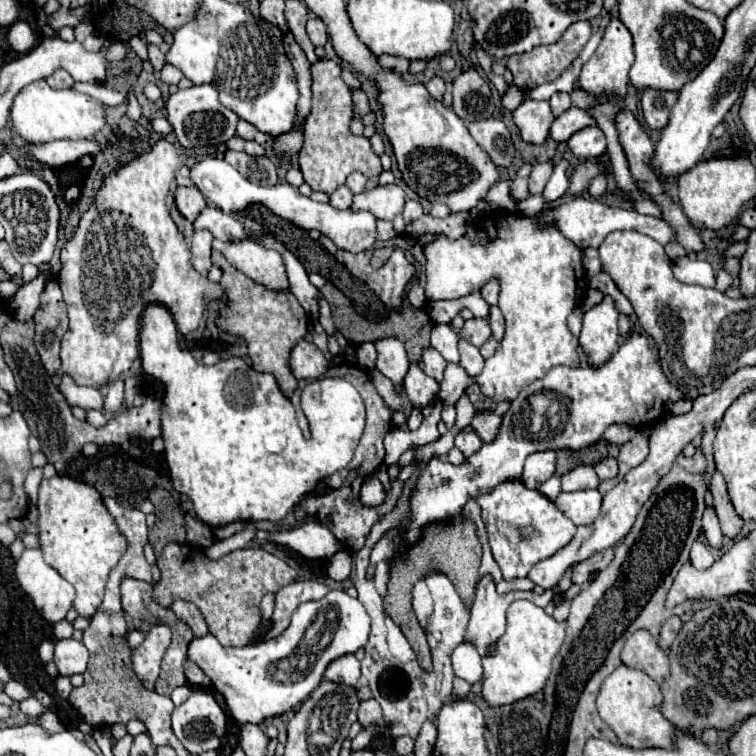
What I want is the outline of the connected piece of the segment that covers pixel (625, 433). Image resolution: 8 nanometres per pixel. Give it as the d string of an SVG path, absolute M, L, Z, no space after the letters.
M615 423L615 425L607 427L607 431L603 433L603 437L605 437L609 443L615 443L615 445L627 443L633 435L635 435L635 429L629 427L629 425L625 425L625 423Z

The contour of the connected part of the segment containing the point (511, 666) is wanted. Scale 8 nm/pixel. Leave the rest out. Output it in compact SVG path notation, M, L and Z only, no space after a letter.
M515 601L507 609L507 631L497 641L495 655L482 658L483 675L483 697L489 705L507 705L513 701L519 701L527 695L533 695L543 689L549 673L551 673L551 661L559 653L559 647L565 639L565 623L557 623L551 615L547 615L541 607L535 607L531 601Z

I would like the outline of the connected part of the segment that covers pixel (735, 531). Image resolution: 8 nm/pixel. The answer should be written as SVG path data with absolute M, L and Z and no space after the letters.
M721 473L713 475L709 491L713 495L713 507L715 507L715 513L719 517L723 535L729 537L729 539L735 539L741 533L743 519L735 513L735 509L731 505L731 499L729 499L729 493L727 493L727 487L725 487L725 481L723 481Z

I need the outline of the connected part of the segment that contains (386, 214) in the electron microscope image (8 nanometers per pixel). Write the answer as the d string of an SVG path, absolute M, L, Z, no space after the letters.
M377 185L375 189L363 191L355 195L351 209L367 209L373 211L377 219L387 219L391 221L395 215L403 211L405 203L405 193L399 185Z

